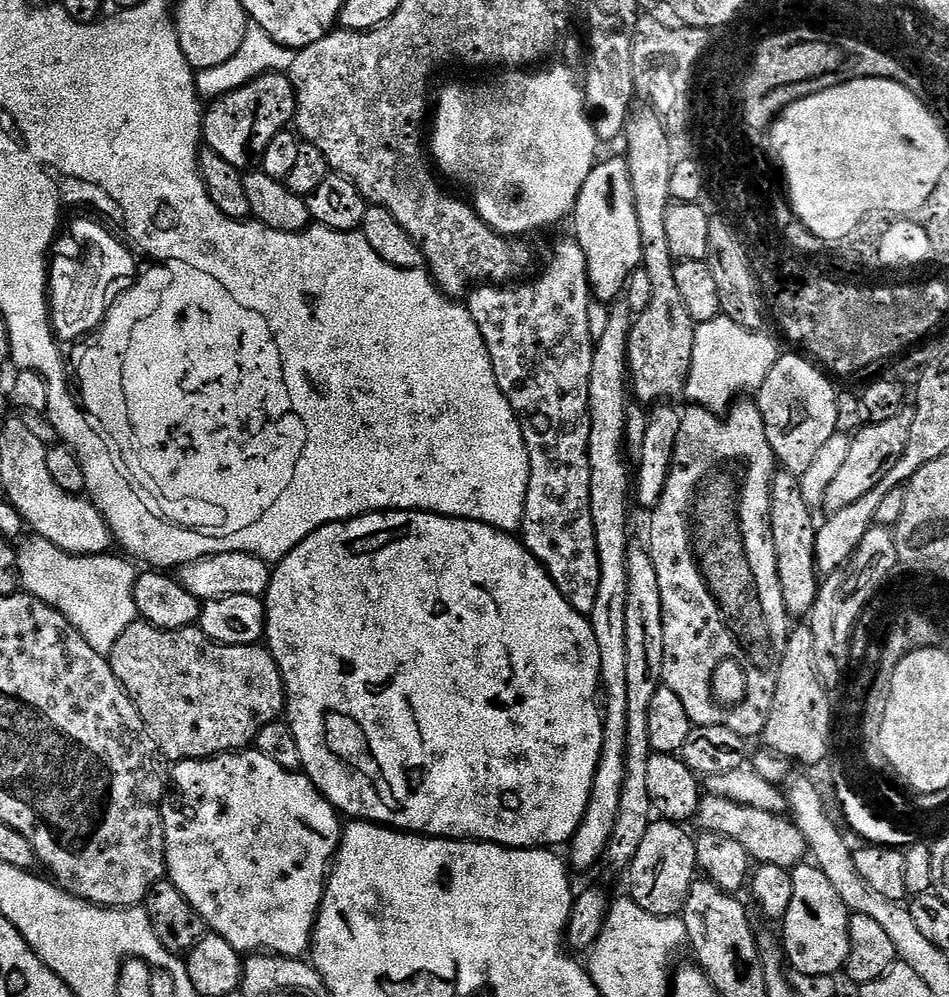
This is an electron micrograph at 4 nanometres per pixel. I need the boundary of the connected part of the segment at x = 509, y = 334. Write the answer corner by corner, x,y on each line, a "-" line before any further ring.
575,238
564,240
553,250
552,261
545,266
544,273
537,280
520,284
517,288
508,287
512,286
477,287
467,297
466,307
486,342
496,381
504,389
504,396
516,411
524,429
524,441
530,458
530,478
526,490
522,542
544,565
560,593
574,606
576,612
591,614
594,598
598,598
600,563
594,518
590,514
588,399
590,370
594,366
596,346
590,332
589,309
594,297
592,285
588,282
586,254

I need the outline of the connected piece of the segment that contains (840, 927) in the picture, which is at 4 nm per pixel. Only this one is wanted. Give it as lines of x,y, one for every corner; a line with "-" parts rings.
805,862
791,869
794,882
794,898
790,898
790,910
786,910
782,921
784,936
782,947
789,965
796,967
801,976
837,975
848,962
850,954
850,934
848,908
838,898
834,885
815,863

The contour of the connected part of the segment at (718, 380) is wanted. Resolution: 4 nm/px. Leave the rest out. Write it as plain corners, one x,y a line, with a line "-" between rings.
723,314
710,322
696,324
693,357
690,358
683,395
689,396
693,405
724,414
741,394
755,393
764,385
778,359
776,344
766,333
764,330
742,326

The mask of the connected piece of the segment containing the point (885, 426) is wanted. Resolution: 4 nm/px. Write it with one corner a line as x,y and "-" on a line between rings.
905,410
887,422
869,423
855,433
850,454
846,457
845,464
838,469
838,475
834,477
834,482
830,482
824,495
823,507
828,508
829,513
840,511
843,507
850,506
852,502
857,502
858,498
873,490
882,478
886,478
890,466
894,466
894,462
902,458
906,442
910,442
912,418
913,413

